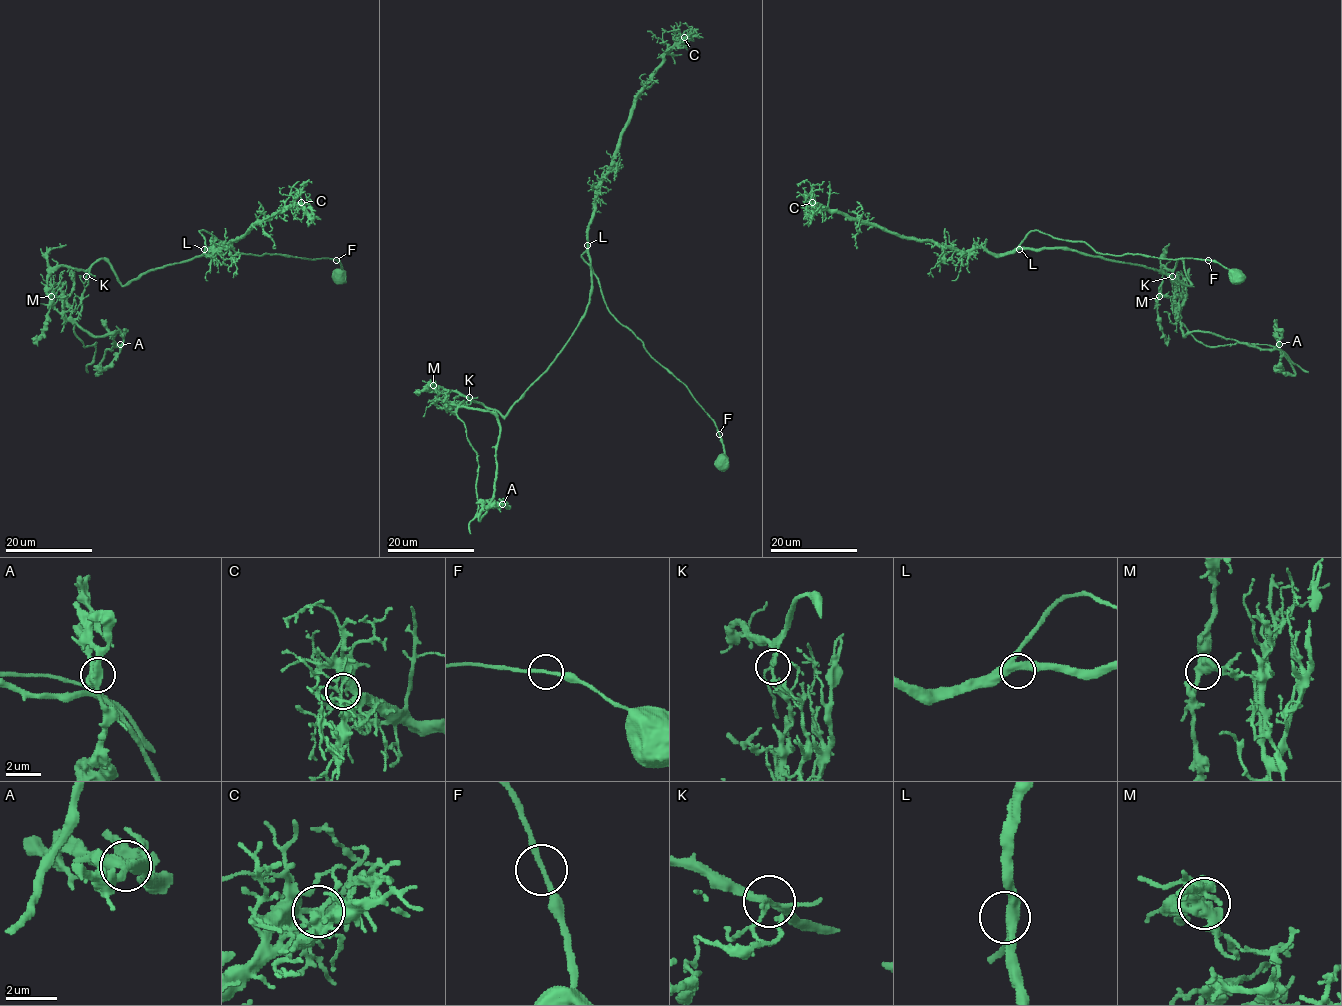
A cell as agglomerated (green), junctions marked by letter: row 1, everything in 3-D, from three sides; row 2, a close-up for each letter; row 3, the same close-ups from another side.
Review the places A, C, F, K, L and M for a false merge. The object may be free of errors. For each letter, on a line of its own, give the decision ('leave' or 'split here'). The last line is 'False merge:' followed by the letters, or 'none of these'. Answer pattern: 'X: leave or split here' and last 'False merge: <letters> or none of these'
A: leave
C: leave
F: leave
K: split here
L: leave
M: leave
False merge: K

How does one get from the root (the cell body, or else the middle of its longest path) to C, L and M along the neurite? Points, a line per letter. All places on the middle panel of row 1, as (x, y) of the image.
C: (723, 460), (715, 421), (611, 313), (598, 277), (582, 257), (598, 185), (615, 154), (635, 96), (684, 37)
L: (723, 460), (723, 445), (715, 421), (608, 310), (599, 279), (582, 257), (587, 245)
M: (723, 460), (715, 421), (608, 310), (582, 257), (588, 245), (591, 294), (584, 316), (505, 416), (433, 385)

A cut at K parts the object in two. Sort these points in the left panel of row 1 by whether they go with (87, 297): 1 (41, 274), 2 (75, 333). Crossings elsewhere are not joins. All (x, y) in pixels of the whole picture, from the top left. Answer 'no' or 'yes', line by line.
1: yes
2: yes

